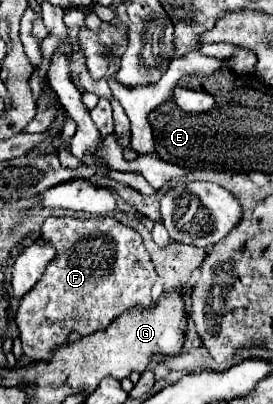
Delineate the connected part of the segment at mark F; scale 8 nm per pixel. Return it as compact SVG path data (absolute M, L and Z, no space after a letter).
M110 216L90 220L46 218L42 224L42 240L52 244L58 250L58 256L46 268L42 280L22 298L16 314L22 348L32 362L50 362L52 352L68 344L70 332L90 336L96 330L104 330L120 314L134 310L134 306L140 306L140 310L152 306L150 290L156 282L156 270L152 266L148 250L142 244L142 236L134 228Z

